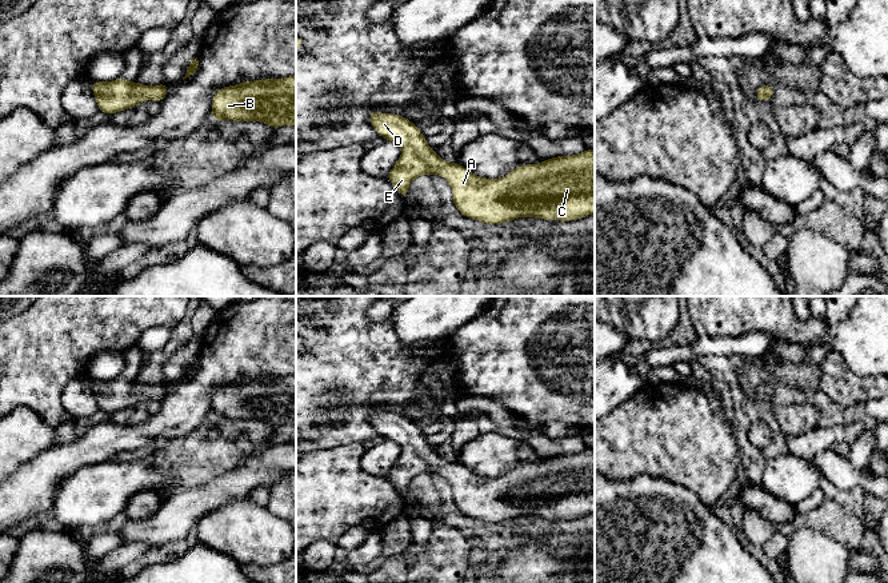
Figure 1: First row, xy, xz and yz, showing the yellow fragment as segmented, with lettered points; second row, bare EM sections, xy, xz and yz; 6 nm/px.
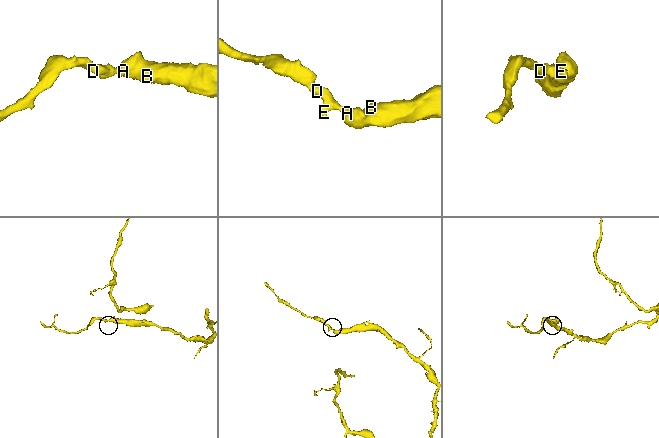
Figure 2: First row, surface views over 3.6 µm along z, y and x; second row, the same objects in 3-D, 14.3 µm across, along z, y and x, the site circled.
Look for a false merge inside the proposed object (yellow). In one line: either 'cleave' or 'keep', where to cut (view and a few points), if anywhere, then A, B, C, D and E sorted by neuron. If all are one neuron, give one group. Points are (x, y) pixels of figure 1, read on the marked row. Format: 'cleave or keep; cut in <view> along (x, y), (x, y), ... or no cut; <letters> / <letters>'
keep; no cut; A B C D E

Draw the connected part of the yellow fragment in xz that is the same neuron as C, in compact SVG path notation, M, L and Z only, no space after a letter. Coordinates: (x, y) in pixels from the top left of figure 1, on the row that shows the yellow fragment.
M371 111L369 124L403 149L388 173L403 197L417 176L439 173L451 185L459 213L481 223L497 225L519 217L571 221L595 213L595 149L517 165L504 177L485 179L456 160L445 163L404 116Z

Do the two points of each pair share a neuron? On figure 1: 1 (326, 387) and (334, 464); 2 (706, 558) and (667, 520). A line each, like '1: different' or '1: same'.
1: different
2: same

